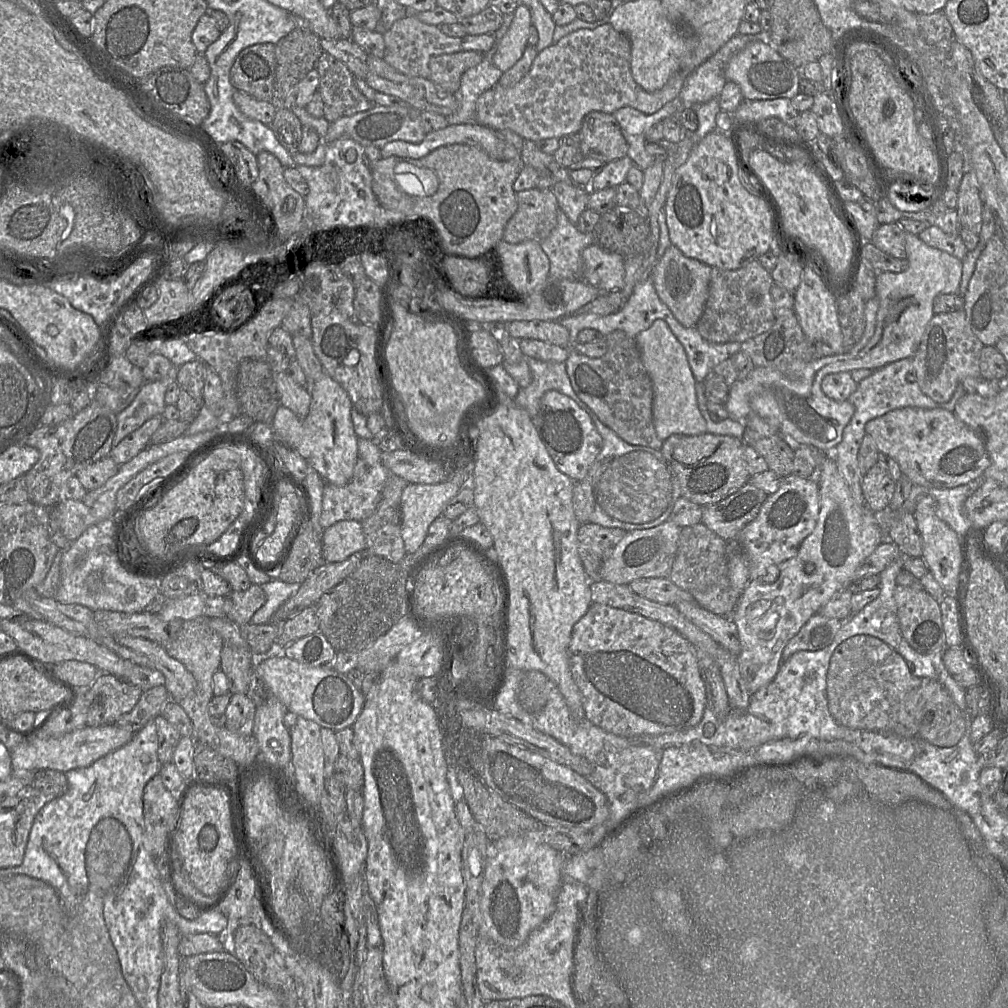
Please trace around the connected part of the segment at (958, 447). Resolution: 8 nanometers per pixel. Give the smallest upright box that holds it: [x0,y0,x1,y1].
[865,408,989,488]

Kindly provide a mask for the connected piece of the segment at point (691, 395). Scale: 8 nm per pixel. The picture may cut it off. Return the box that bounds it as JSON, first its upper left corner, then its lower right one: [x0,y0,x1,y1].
[635,320,707,441]

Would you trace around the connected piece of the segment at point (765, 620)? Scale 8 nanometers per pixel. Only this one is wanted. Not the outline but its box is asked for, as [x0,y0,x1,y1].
[730,455,884,697]

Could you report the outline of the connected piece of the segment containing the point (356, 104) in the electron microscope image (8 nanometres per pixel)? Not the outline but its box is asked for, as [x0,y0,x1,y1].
[315,51,375,123]

